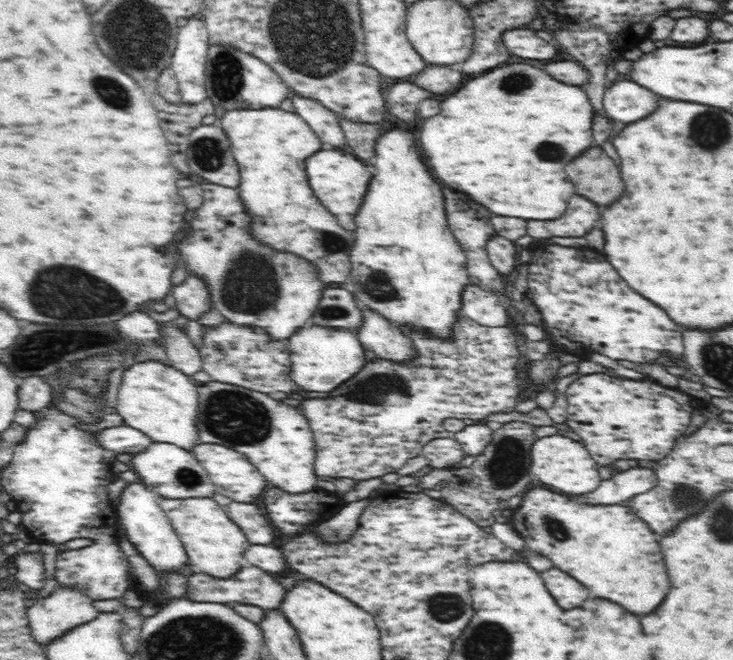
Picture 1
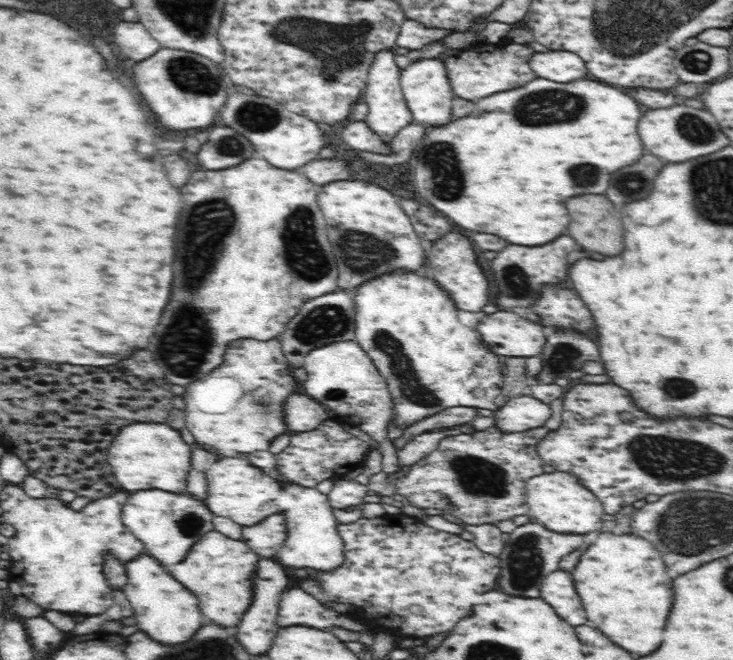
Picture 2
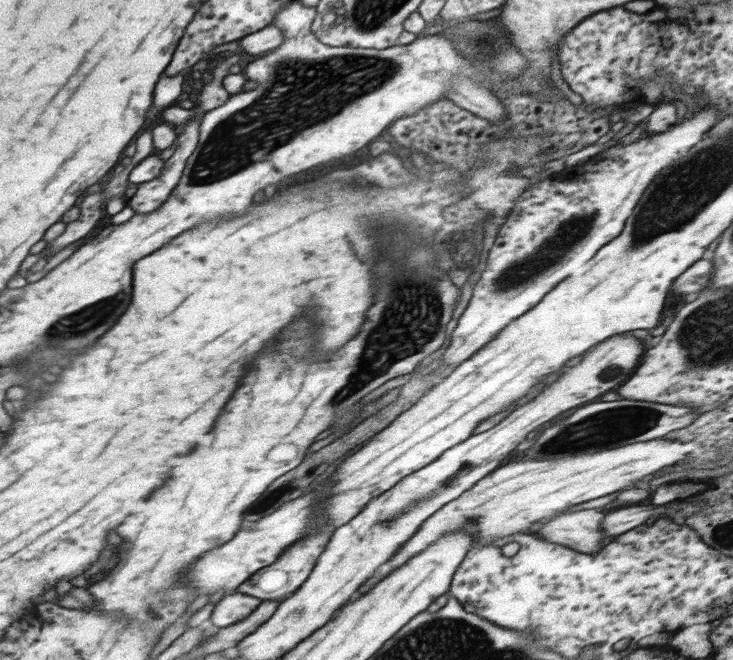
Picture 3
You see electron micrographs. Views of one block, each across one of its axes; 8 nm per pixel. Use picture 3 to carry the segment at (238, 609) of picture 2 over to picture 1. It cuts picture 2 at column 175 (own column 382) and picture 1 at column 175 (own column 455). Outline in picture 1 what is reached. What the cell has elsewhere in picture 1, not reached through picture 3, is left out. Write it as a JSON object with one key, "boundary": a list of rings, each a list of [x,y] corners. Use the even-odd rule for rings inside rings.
{"boundary":[[[159,497],[159,506],[166,513],[170,524],[183,542],[188,555],[189,566],[187,573],[204,572],[214,578],[231,578],[237,574],[240,568],[246,568],[245,550],[250,546],[246,540],[244,531],[226,514],[226,508],[218,505],[212,498],[189,498],[184,500],[172,500]]]}

